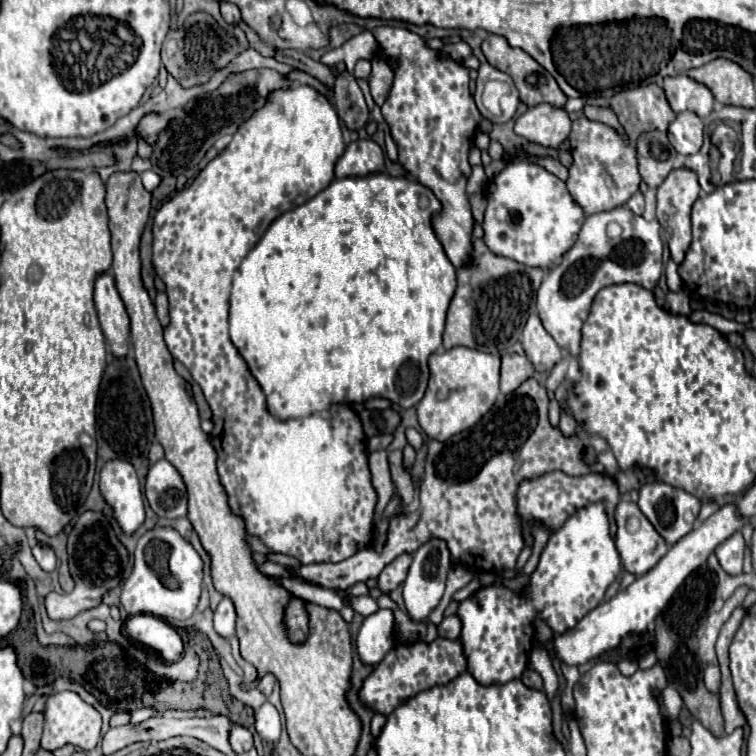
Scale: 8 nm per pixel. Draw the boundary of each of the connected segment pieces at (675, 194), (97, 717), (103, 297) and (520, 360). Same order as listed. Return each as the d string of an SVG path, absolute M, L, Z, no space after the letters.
M687 166L673 168L669 172L669 176L665 178L665 182L657 188L657 220L667 232L667 244L669 244L669 250L671 250L671 258L677 264L683 262L685 252L691 244L691 206L699 198L699 192L701 192L699 178Z
M63 690L63 692L55 692L47 698L41 748L53 752L65 744L73 744L81 750L91 750L97 746L99 736L101 736L101 714L91 704L87 704L77 692Z
M101 272L95 280L95 308L99 312L99 322L109 342L111 354L123 358L129 350L129 316L111 272Z
M505 354L503 364L501 364L501 392L509 394L517 390L533 374L535 374L535 368L527 356Z

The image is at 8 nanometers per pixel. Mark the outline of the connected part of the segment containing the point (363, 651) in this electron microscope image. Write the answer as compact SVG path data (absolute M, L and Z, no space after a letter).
M379 608L367 616L359 628L357 652L365 664L379 664L395 644L395 616L387 608Z

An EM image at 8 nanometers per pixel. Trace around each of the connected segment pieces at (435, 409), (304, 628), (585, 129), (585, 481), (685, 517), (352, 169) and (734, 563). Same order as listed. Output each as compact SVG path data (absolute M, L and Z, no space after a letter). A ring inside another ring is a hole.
M451 348L447 352L435 352L429 360L429 384L427 384L427 392L423 396L423 400L417 404L417 418L419 424L423 428L423 432L433 438L433 440L447 440L453 434L459 434L471 426L475 426L483 414L487 414L491 410L491 406L495 404L497 396L499 396L499 356L493 354L485 354L485 352L475 352L471 348Z
M291 596L291 599L283 610L284 622L291 626L289 640L293 644L303 644L309 638L309 616L305 610L303 598Z
M587 118L575 120L569 140L573 164L569 168L565 184L573 200L581 206L581 210L587 216L619 208L639 190L641 176L637 172L635 150L633 146L623 144L623 140L615 134L613 128L601 122L591 122Z
M549 472L535 480L525 480L517 492L517 504L519 504L519 516L523 516L523 524L527 524L527 544L533 544L533 538L529 532L531 522L537 520L537 522L547 524L551 530L555 530L555 528L563 526L567 516L571 516L579 508L599 502L599 500L603 500L607 504L607 514L611 520L611 534L615 536L613 510L615 510L615 504L619 502L619 490L617 490L617 484L609 478L609 474L601 472L601 474L587 474L587 476L573 478L563 472Z
M665 482L643 484L637 504L669 546L693 530L699 514L699 500L693 494Z
M355 140L347 144L343 156L335 164L335 176L365 176L385 168L383 152L373 140Z
M735 532L731 538L727 538L723 544L719 544L715 554L727 574L741 574L745 548L747 548L747 544L745 544L741 532Z

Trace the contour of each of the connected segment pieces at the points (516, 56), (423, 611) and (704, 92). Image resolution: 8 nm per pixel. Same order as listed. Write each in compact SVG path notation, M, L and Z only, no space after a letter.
M489 34L489 36L483 40L481 50L483 50L483 54L485 54L485 58L487 58L487 62L489 62L491 66L495 66L495 68L501 70L501 72L507 72L507 74L513 78L513 82L515 82L515 86L517 86L517 90L519 90L519 100L521 100L525 106L533 108L533 106L537 106L537 104L547 102L547 104L551 104L551 106L565 108L567 96L563 94L563 90L559 88L559 84L555 82L555 78L553 78L543 66L539 66L525 50L521 50L521 48L511 48L511 46L507 44L507 40L501 38L501 36L497 36L497 34Z
M431 540L413 554L413 564L409 568L407 580L403 582L403 600L405 600L407 616L413 622L427 622L429 614L437 608L445 590L445 578L449 570L451 570L451 560L443 540Z
M687 74L665 78L663 88L665 88L667 100L669 100L673 112L691 110L697 116L705 118L705 116L711 114L711 110L715 106L713 92L705 84L695 82L693 78L689 78Z

